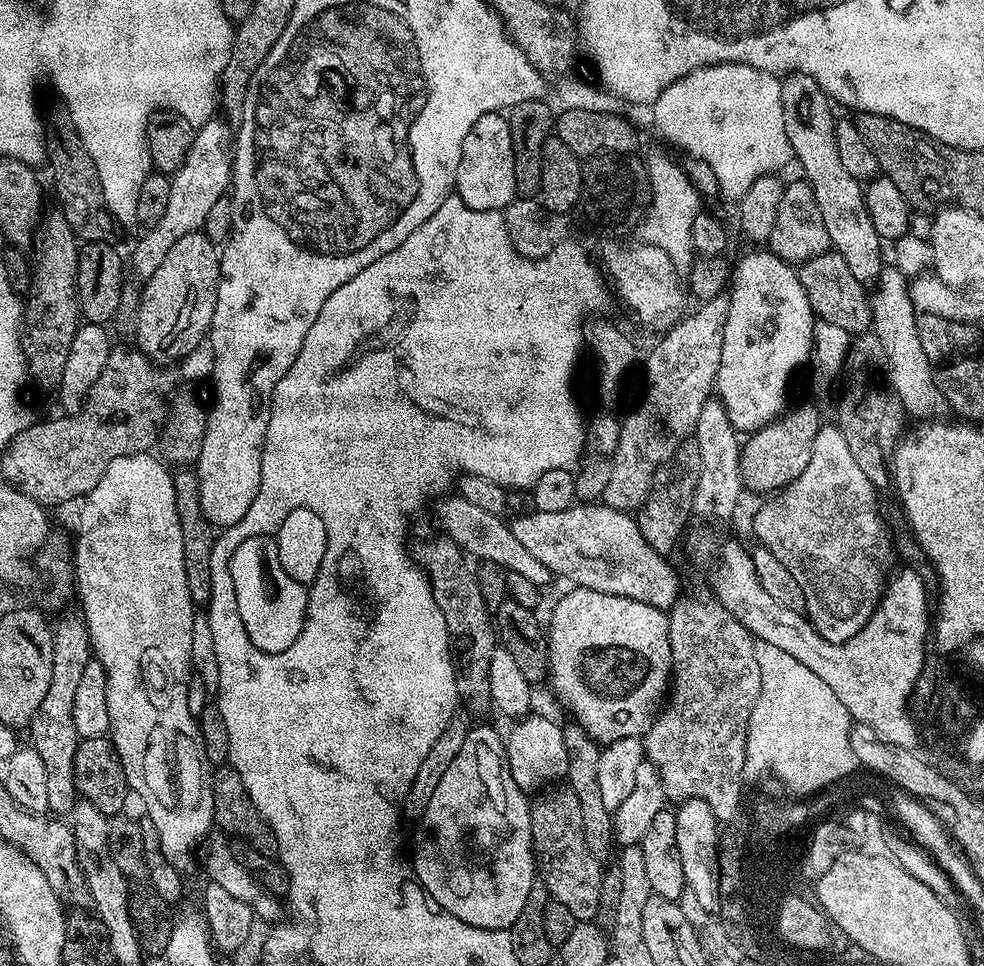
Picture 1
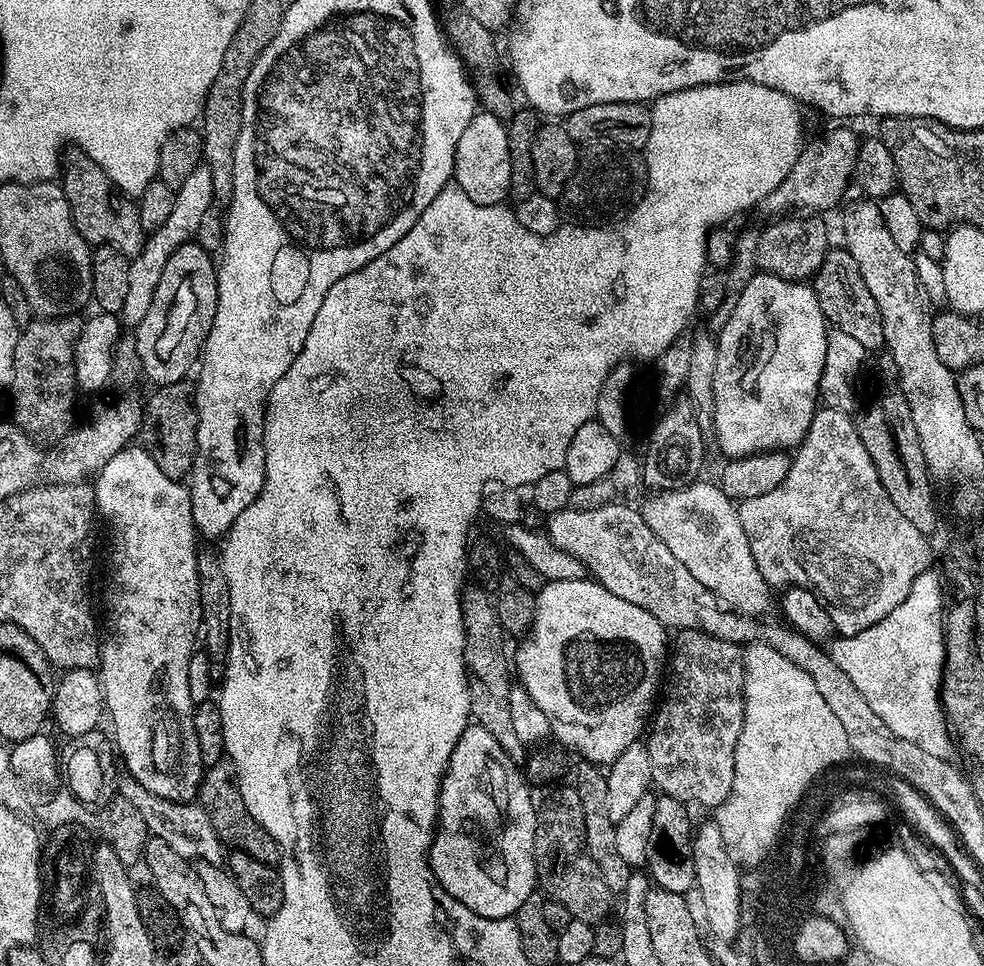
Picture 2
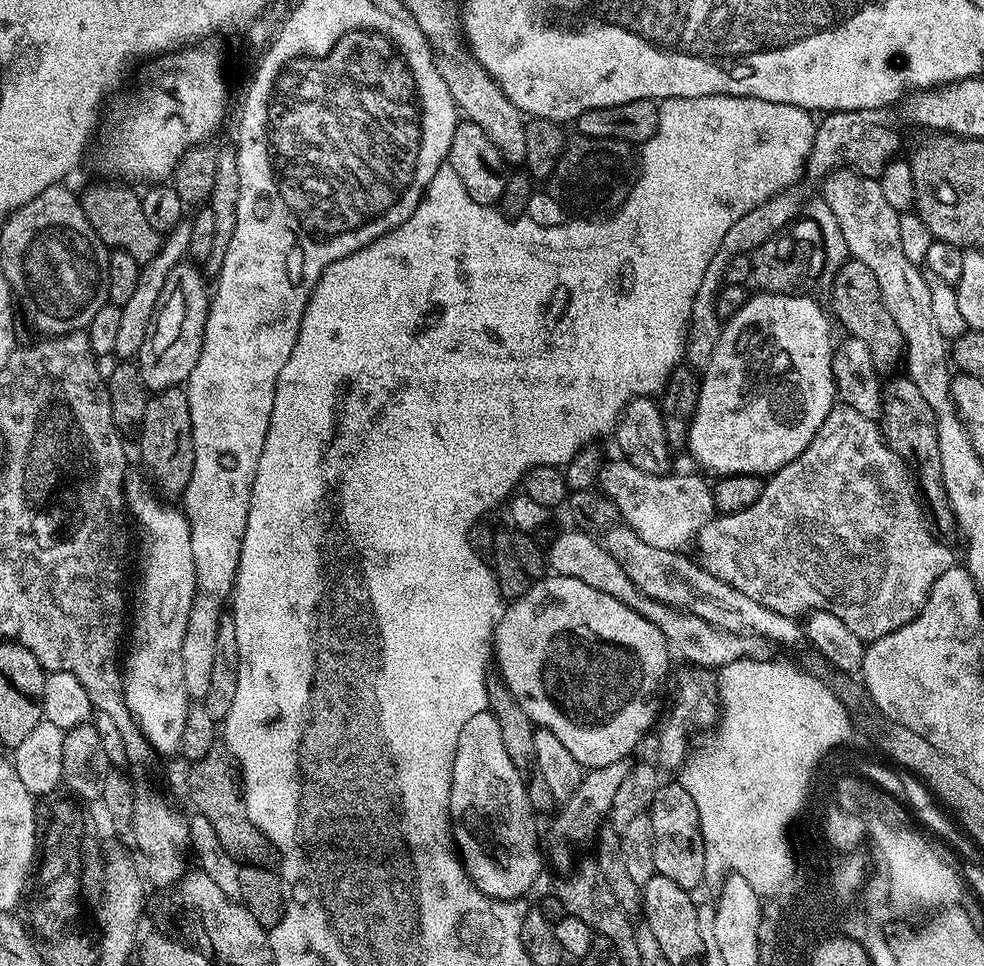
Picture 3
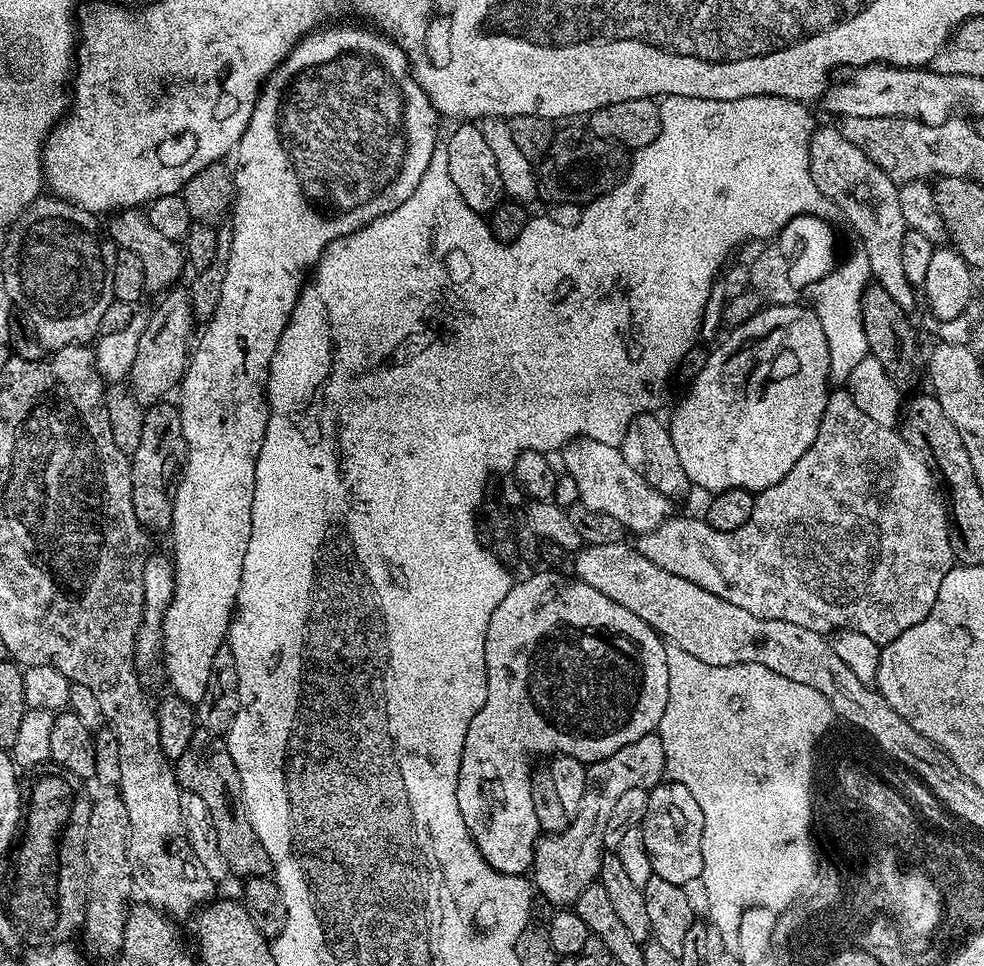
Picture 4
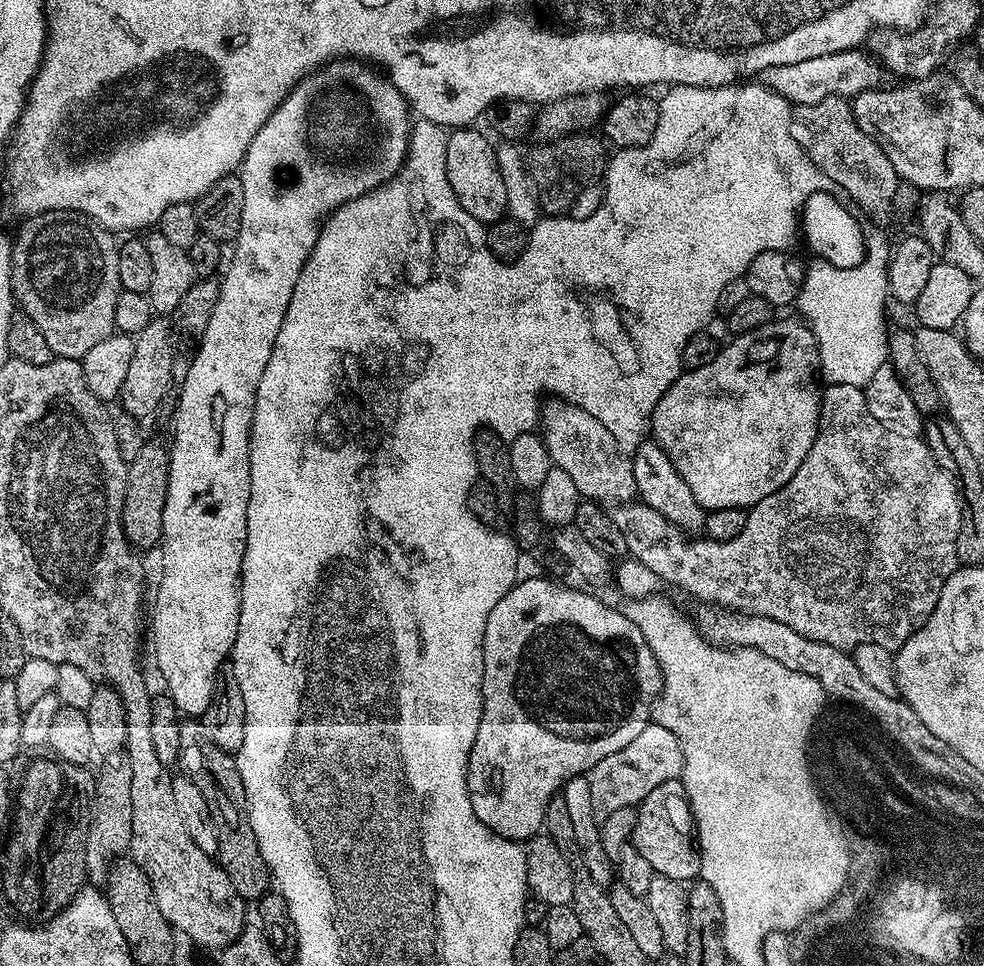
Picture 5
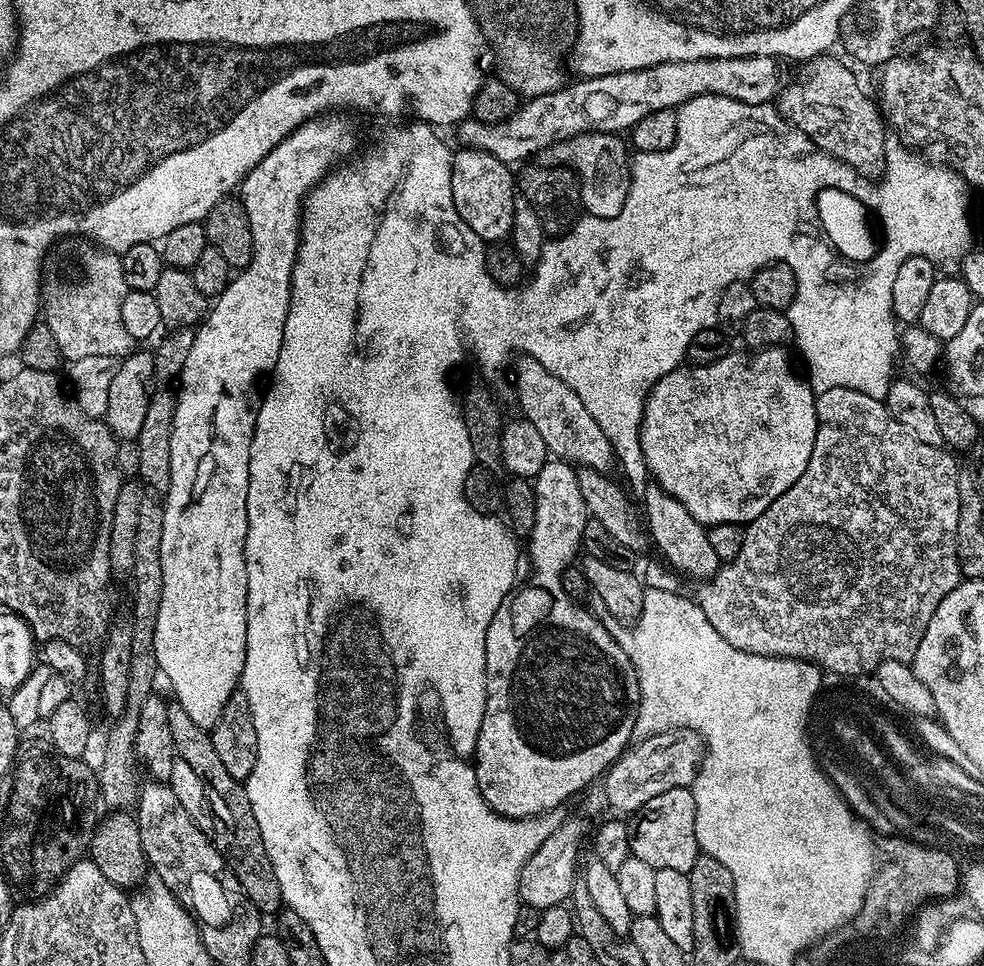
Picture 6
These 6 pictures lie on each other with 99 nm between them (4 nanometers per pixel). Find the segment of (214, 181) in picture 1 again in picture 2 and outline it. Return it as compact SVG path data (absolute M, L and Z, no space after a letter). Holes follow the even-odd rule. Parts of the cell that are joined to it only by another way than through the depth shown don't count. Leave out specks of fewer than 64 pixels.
M206 166L196 168L186 176L186 182L175 189L174 207L163 226L158 230L147 233L142 250L137 256L131 257L128 273L130 279L126 290L126 302L122 302L122 310L118 313L121 325L125 329L134 330L146 318L150 311L150 302L154 302L154 290L158 290L158 282L162 278L162 270L166 270L166 262L170 262L170 254L178 250L178 246L189 243L195 237L198 225L206 210L214 202L213 179L210 170Z

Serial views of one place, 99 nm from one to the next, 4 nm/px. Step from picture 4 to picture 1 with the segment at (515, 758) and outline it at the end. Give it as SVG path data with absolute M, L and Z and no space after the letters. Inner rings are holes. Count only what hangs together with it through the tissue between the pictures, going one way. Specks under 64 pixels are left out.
M573 587L552 608L552 621L547 621L546 635L548 637L548 674L547 679L552 680L552 688L556 696L572 711L571 719L581 724L590 734L590 738L603 746L612 744L618 738L630 738L631 736L643 737L650 730L652 721L658 715L658 705L665 699L670 688L672 675L672 651L670 650L670 634L668 633L668 617L665 609L646 606L646 602L634 602L634 598L622 598L610 594L598 594L598 590L586 590L585 588ZM473 727L419 816L412 836L410 867L429 898L454 914L454 918L475 928L511 929L518 914L522 914L522 906L526 906L526 897L530 895L530 886L537 883L538 873L532 850L530 800L511 777L505 737L492 728Z

